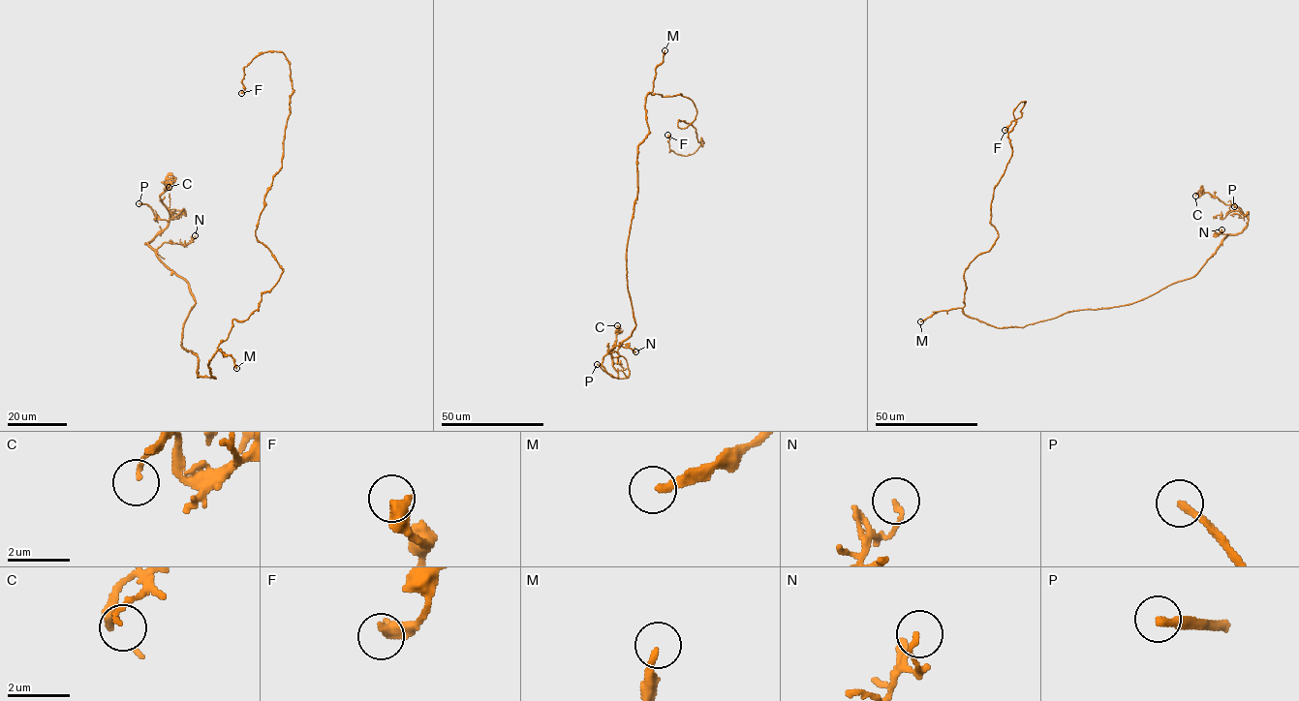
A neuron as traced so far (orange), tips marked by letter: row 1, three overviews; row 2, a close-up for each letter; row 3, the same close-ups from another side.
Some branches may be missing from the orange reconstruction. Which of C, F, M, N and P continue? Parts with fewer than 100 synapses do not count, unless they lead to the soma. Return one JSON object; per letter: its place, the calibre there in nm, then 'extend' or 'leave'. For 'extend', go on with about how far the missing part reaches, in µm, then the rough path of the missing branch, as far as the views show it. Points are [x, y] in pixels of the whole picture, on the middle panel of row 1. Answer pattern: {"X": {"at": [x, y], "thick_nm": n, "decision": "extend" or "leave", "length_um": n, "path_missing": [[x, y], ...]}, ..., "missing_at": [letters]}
{"C": {"at": [617, 325], "thick_nm": 110, "decision": "leave"}, "F": {"at": [667, 135], "thick_nm": 480, "decision": "leave"}, "M": {"at": [664, 50], "thick_nm": 220, "decision": "extend", "length_um": 110, "path_missing": [[664, 50], [692, 40], [712, 67], [724, 69], [745, 56], [773, 60], [789, 78], [783, 91], [792, 94]]}, "N": {"at": [635, 351], "thick_nm": 130, "decision": "leave"}, "P": {"at": [597, 364], "thick_nm": 240, "decision": "extend", "length_um": 30, "path_missing": [[597, 364], [559, 350], [550, 351]]}, "missing_at": ["M", "P"]}

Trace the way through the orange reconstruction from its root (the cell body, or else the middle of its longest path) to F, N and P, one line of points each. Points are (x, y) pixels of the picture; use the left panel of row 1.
F: (214, 378), (232, 320), (283, 272), (255, 229), (282, 166), (290, 62), (261, 52), (241, 93)
N: (214, 378), (199, 377), (197, 356), (181, 346), (195, 296), (157, 255), (164, 242), (187, 245), (195, 235)
P: (214, 378), (199, 377), (197, 356), (181, 346), (195, 296), (146, 243), (161, 228), (153, 210), (139, 203)

